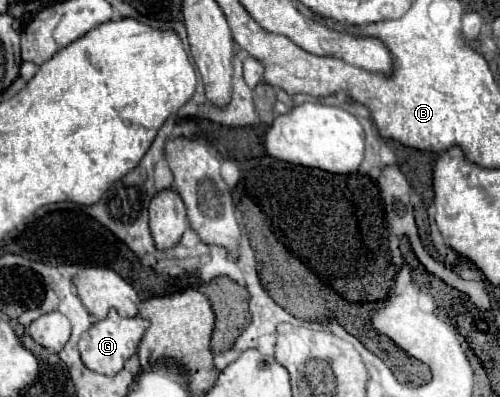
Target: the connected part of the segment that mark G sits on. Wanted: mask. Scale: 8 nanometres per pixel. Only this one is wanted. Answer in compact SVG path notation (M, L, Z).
M109 311L109 315L95 325L91 325L79 339L79 353L85 367L89 367L95 373L101 375L117 375L125 361L137 353L139 341L143 339L145 331L149 327L149 321L143 317L121 317L117 311Z

